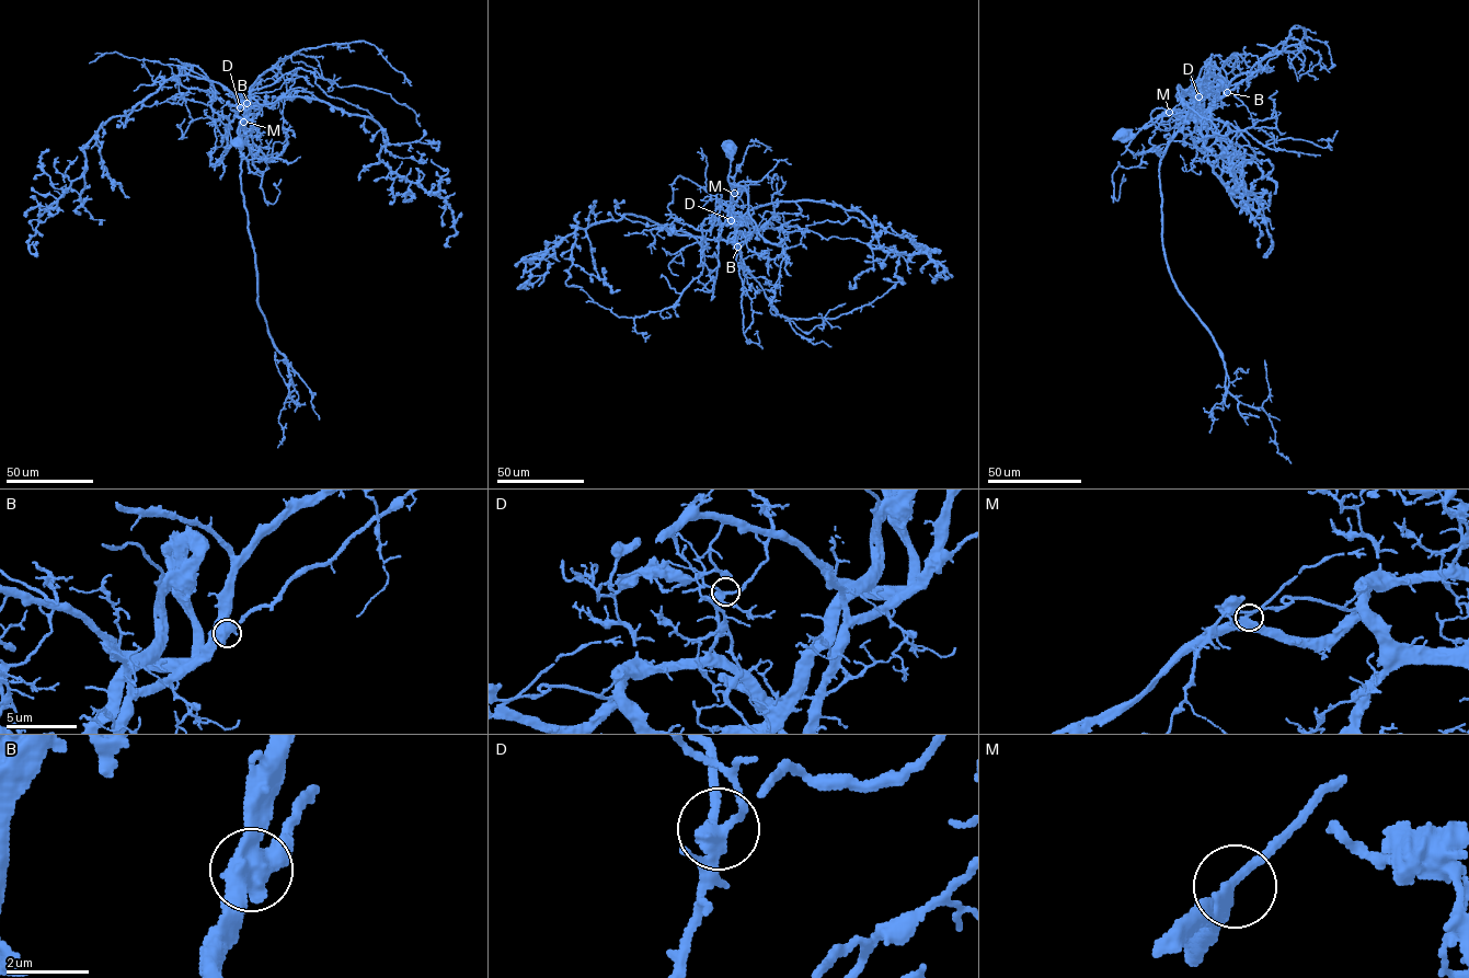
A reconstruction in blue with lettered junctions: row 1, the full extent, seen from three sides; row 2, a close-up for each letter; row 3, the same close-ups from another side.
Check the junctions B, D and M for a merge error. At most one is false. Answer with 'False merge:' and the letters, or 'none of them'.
False merge: B

